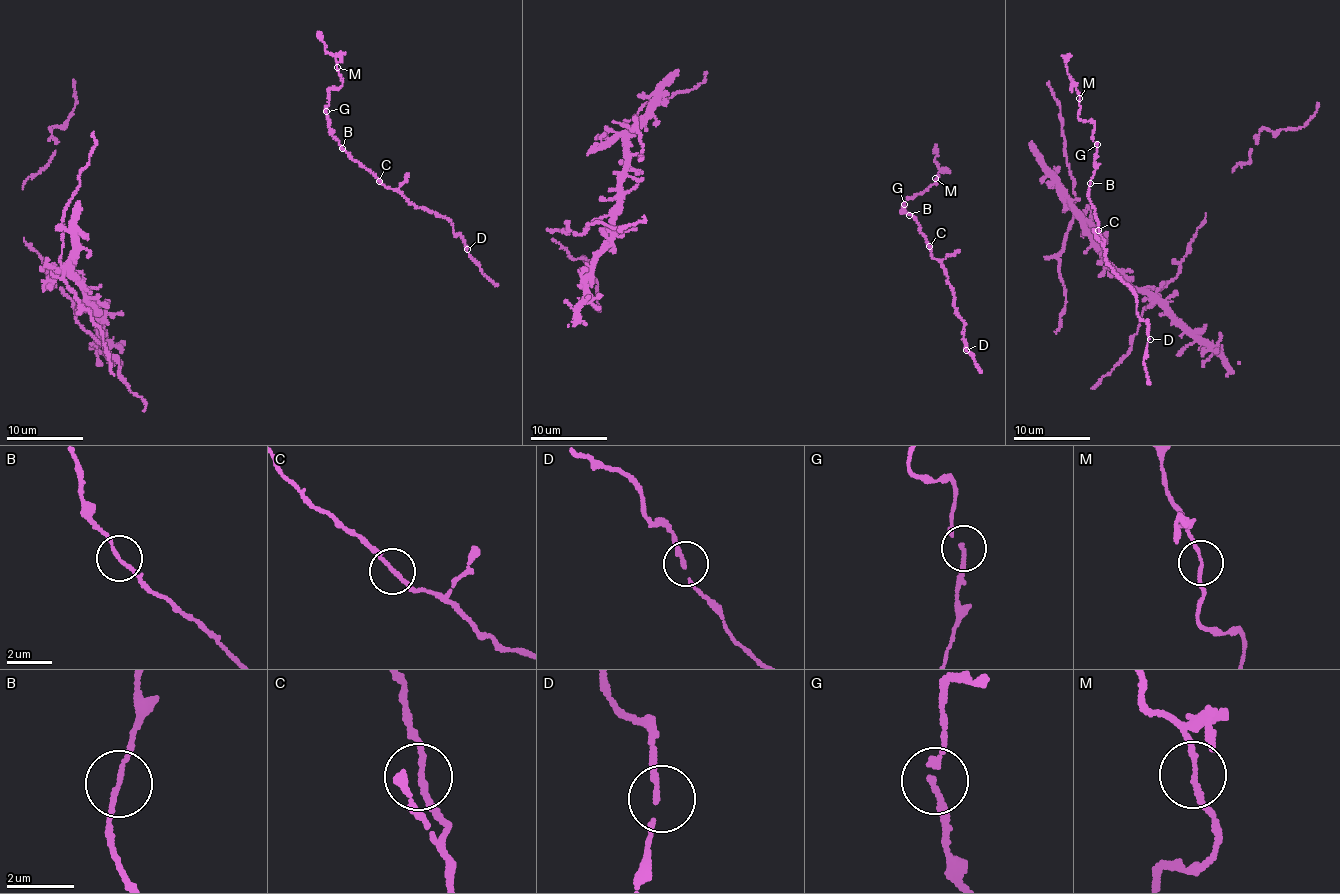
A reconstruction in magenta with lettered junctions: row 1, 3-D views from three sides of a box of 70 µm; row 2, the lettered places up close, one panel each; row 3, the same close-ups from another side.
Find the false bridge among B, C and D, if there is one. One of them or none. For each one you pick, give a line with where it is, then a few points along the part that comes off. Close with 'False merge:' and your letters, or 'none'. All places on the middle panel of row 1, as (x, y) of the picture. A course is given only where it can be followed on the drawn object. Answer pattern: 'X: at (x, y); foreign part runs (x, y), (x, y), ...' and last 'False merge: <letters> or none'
False merge: none

